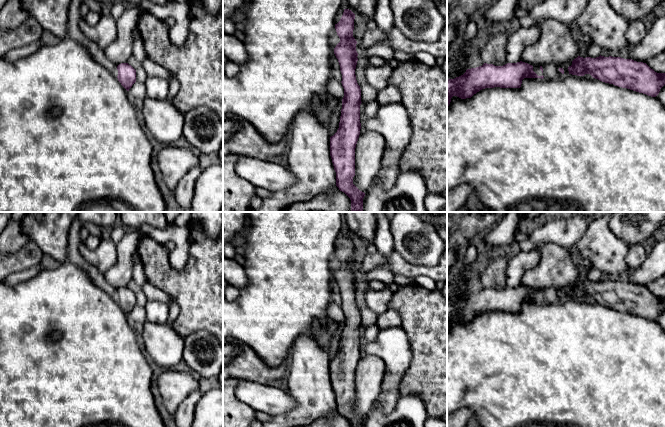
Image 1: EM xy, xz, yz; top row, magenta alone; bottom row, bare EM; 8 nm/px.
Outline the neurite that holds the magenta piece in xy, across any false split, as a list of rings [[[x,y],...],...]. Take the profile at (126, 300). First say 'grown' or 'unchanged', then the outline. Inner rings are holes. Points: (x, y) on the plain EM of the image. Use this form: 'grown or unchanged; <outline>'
unchanged; [[[121,287],[117,290],[118,305],[129,315],[132,309],[136,306],[136,294],[128,287]]]

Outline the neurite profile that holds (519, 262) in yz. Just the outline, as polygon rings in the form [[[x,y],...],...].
[[[534,248],[529,252],[521,250],[510,255],[508,264],[505,265],[506,284],[508,287],[517,287],[521,285],[521,279],[524,273],[534,267],[540,259],[540,254]]]

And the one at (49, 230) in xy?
[[[26,212],[21,226],[29,241],[36,243],[44,254],[64,264],[69,259],[67,247],[70,226],[77,215],[78,212]]]

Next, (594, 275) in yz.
[[[591,268],[589,274],[588,274],[588,281],[591,282],[596,282],[599,281],[602,277],[603,273],[596,269],[596,268]]]

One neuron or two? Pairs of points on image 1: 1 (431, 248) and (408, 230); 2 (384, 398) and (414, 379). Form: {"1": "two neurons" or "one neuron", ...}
{"1": "one neuron", "2": "two neurons"}

